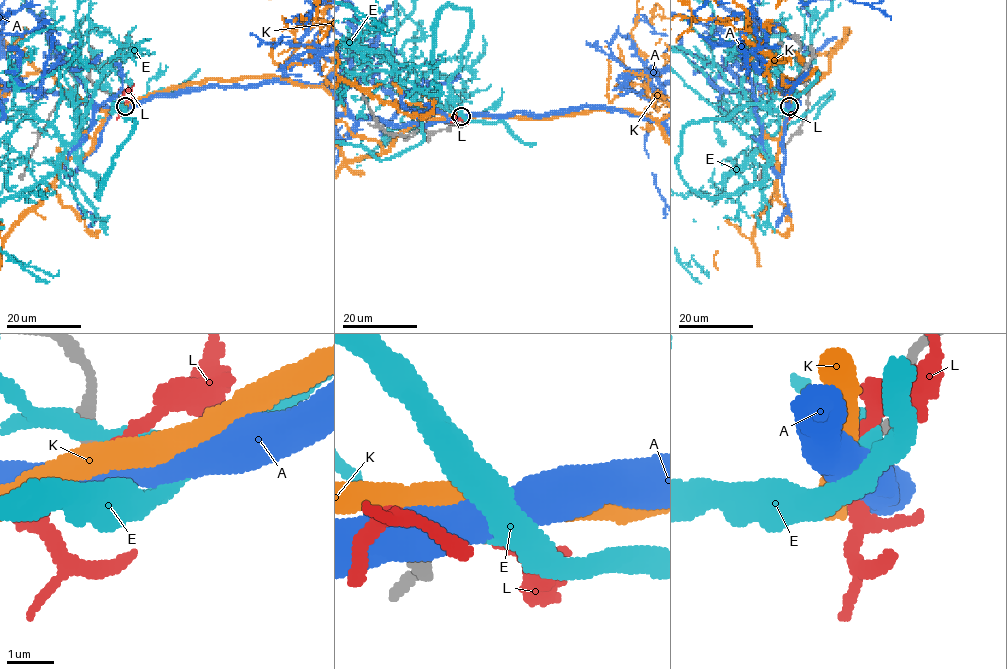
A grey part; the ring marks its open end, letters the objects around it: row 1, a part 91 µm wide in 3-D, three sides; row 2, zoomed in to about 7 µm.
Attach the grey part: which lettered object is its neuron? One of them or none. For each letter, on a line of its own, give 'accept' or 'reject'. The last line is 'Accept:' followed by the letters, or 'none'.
A: reject
E: reject
K: reject
L: reject
Accept: none

